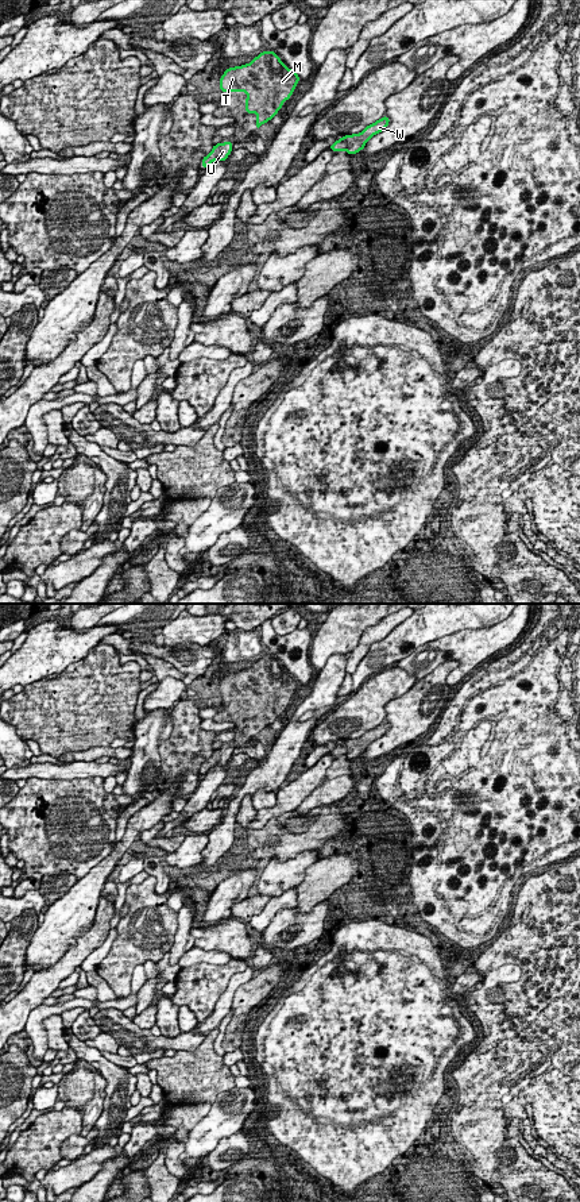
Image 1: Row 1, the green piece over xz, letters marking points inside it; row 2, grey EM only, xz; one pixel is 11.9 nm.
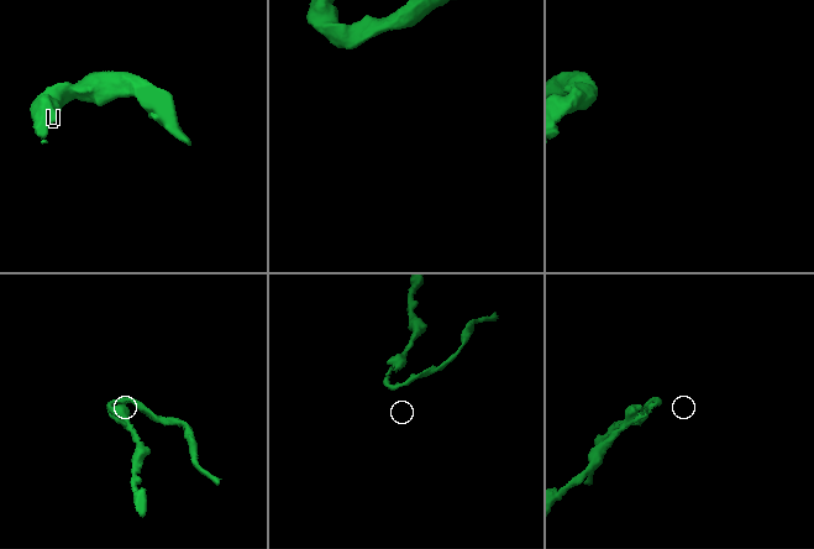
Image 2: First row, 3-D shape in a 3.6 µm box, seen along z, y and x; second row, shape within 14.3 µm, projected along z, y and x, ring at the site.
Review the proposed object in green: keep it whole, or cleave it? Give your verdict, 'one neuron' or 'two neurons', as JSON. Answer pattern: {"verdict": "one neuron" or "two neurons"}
{"verdict": "one neuron"}

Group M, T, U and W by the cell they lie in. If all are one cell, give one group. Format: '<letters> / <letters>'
M T U W

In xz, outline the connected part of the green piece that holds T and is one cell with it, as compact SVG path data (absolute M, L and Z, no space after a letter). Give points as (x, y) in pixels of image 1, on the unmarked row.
M272 656L250 669L228 673L220 682L221 697L245 697L245 717L256 720L256 735L271 725L298 690L299 681Z

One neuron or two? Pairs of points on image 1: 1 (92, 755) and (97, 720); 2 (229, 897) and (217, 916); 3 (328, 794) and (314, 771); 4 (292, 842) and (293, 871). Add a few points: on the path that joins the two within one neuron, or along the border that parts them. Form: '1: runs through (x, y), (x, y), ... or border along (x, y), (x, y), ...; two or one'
1: border along (109, 746), (68, 750), (62, 755); two
2: runs through (225, 901), (217, 912); one
3: border along (335, 758), (327, 770), (325, 778), (298, 805); two
4: border along (316, 848), (301, 851), (286, 859), (270, 859); two

